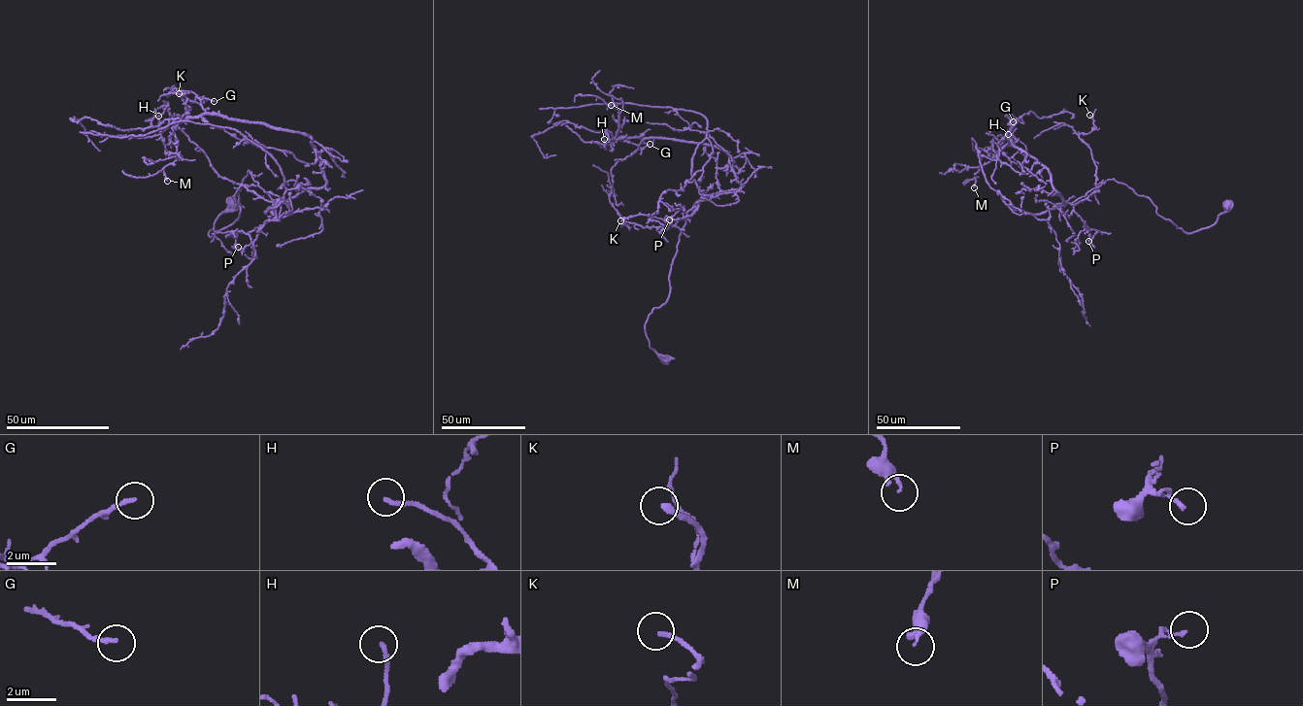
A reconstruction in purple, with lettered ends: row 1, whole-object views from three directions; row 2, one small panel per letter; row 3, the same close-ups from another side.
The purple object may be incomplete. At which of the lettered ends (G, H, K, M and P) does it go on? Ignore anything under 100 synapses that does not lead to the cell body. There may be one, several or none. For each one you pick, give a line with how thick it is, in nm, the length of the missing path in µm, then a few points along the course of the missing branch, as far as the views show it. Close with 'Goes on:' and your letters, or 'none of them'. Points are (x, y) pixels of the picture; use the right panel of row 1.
Goes on: none of them

